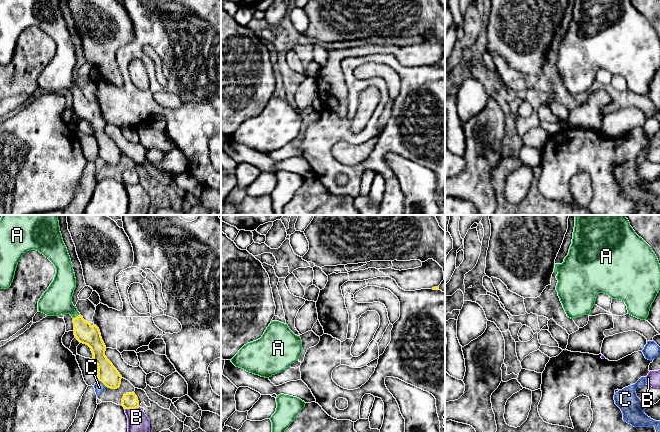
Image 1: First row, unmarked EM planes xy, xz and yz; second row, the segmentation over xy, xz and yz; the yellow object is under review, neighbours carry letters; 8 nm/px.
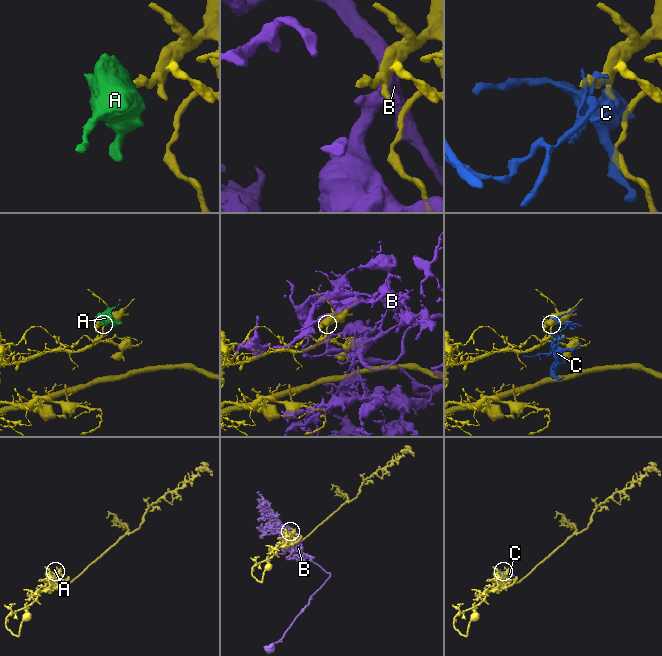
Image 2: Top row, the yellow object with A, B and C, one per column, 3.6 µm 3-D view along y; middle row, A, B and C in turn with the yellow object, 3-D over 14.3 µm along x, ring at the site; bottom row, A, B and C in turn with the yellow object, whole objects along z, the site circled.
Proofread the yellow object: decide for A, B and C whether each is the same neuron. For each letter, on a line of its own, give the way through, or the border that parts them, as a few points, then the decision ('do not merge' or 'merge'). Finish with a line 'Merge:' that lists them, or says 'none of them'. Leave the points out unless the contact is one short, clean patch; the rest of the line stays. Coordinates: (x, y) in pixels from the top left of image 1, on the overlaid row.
A: across xy (90, 335), (80, 325), (77, 316), (57, 299) | merge
B: do not merge
C: along xy (98, 379), (106, 386) | do not merge
Merge: A

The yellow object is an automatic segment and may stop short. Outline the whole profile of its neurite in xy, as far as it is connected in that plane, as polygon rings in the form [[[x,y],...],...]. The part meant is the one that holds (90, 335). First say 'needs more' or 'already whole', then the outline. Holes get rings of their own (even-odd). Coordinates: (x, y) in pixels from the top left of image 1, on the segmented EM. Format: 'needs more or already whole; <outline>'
needs more; [[[2,215],[0,219],[0,289],[7,289],[11,286],[18,262],[30,250],[39,251],[56,268],[53,282],[38,301],[38,311],[47,316],[70,314],[73,318],[73,331],[76,339],[91,348],[92,359],[98,367],[98,380],[108,388],[119,388],[122,376],[105,356],[106,346],[99,328],[85,321],[72,303],[76,278],[70,256],[62,239],[57,215]]]

